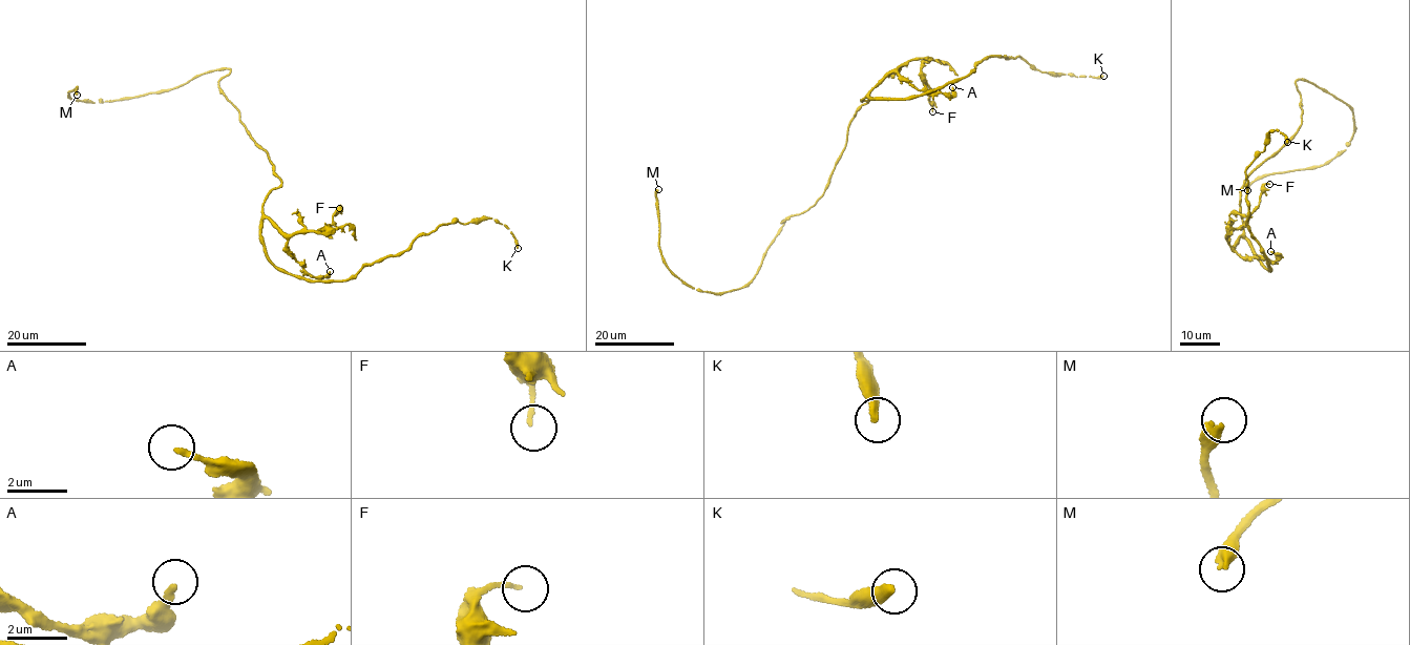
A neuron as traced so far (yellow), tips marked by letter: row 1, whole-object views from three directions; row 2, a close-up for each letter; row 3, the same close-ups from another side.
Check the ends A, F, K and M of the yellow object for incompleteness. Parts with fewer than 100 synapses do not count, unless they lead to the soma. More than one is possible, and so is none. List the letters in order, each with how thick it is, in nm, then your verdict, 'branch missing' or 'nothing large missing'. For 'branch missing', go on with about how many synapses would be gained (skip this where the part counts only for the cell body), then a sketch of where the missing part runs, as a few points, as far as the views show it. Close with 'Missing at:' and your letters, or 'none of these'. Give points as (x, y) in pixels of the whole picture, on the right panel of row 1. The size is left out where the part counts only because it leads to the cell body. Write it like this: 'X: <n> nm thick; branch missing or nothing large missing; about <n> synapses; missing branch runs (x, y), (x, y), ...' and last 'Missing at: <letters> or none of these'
A: 200 nm thick; nothing large missing
F: 130 nm thick; nothing large missing
K: 400 nm thick; nothing large missing
M: 380 nm thick; branch missing; about 300 synapses
Missing at: M

